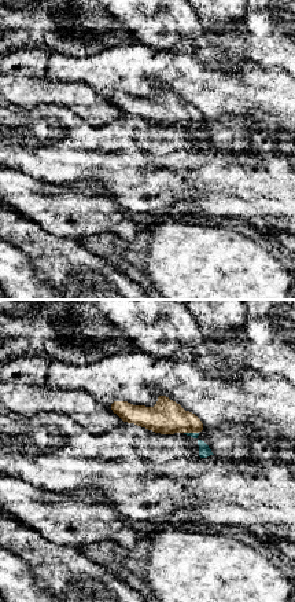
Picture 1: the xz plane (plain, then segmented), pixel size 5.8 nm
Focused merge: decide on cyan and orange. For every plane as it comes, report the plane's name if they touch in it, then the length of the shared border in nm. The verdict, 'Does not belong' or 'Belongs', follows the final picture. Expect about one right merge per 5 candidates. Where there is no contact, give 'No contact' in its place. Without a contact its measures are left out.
Touches cyan in xz. Shared border 90 nm

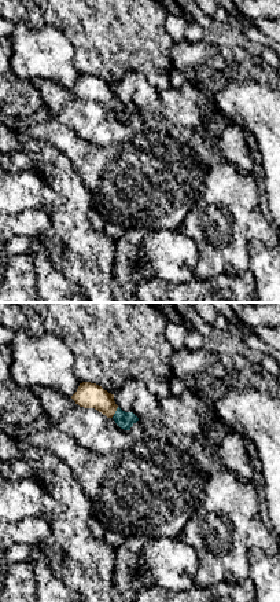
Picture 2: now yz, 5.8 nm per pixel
Touches cyan in yz. Shared border 80 nm

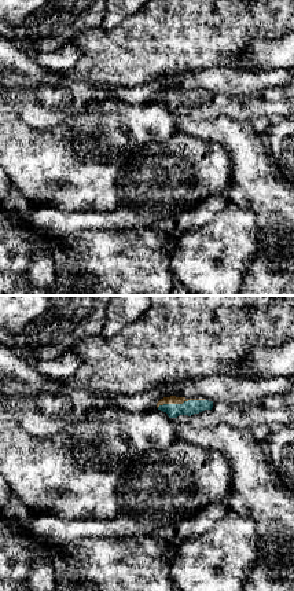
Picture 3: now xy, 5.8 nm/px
Touches cyan in xy. Shared border 280 nm

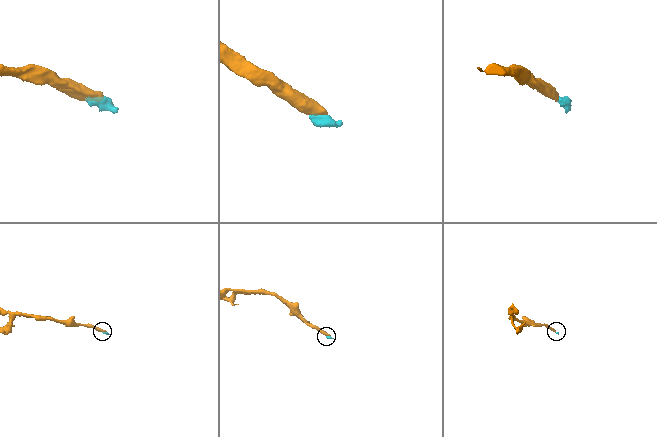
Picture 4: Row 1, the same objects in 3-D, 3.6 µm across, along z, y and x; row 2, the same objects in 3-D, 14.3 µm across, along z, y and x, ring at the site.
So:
Belongs

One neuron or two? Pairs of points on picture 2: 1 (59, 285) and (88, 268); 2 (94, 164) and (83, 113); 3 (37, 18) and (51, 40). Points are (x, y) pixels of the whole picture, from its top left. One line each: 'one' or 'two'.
1: two
2: two
3: two

